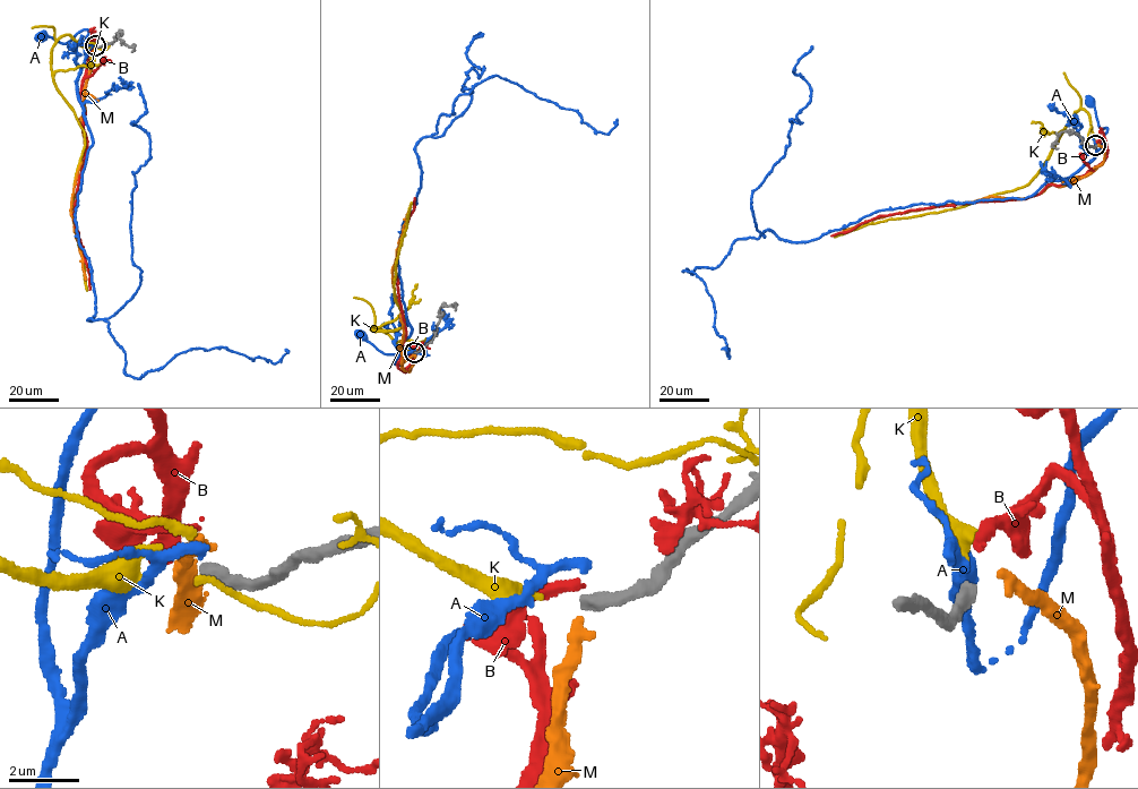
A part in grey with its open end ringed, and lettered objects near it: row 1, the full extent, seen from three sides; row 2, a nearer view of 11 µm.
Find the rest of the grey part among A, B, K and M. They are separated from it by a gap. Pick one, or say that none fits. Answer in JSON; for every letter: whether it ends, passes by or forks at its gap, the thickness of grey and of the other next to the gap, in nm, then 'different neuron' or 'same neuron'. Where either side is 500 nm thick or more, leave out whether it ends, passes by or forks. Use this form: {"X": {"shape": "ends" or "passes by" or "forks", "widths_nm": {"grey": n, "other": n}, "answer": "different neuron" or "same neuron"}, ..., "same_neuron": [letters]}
{"A": {"shape": "ends", "widths_nm": {"grey": 380, "other": 320}, "answer": "different neuron"}, "B": {"shape": "ends", "widths_nm": {"grey": 380, "other": 360}, "answer": "same neuron"}, "K": {"shape": "ends", "widths_nm": {"grey": 380, "other": 300}, "answer": "different neuron"}, "M": {"shape": "ends", "widths_nm": {"grey": 380, "other": 360}, "answer": "different neuron"}, "same_neuron": ["B"]}

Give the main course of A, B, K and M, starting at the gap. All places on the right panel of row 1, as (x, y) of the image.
A: (1095, 144), (1098, 149), (1108, 127), (1100, 127), (1089, 102)
B: (1096, 143), (1102, 137), (1105, 140), (1105, 160), (1063, 185), (1048, 185), (1037, 195), (879, 215), (830, 236)
K: (1096, 143), (1091, 118), (1083, 109), (1076, 112), (1051, 154), (1026, 185), (954, 208), (867, 224), (835, 237)
M: (1098, 144), (1104, 152), (1103, 163), (1071, 183), (1051, 185), (1023, 198), (991, 196), (897, 213), (843, 230)

